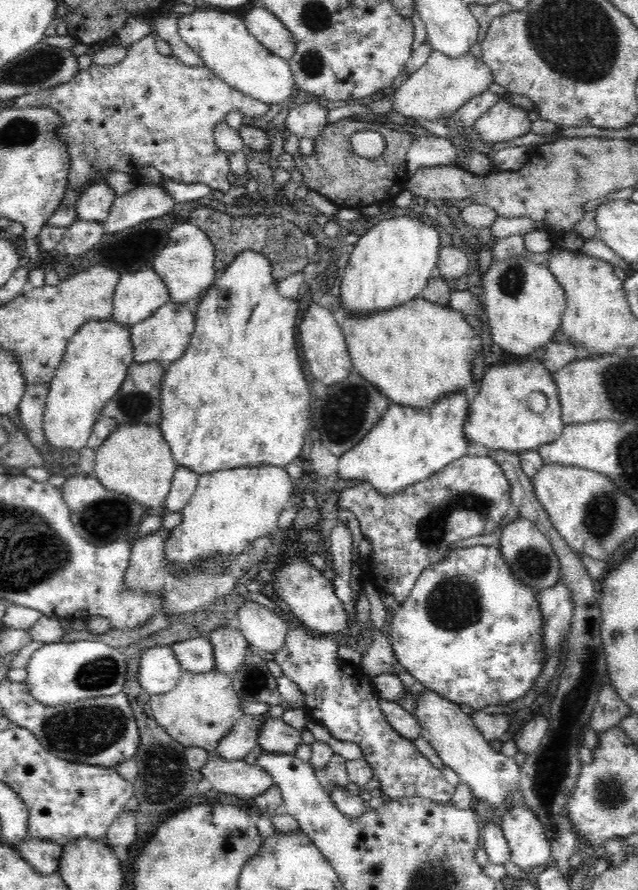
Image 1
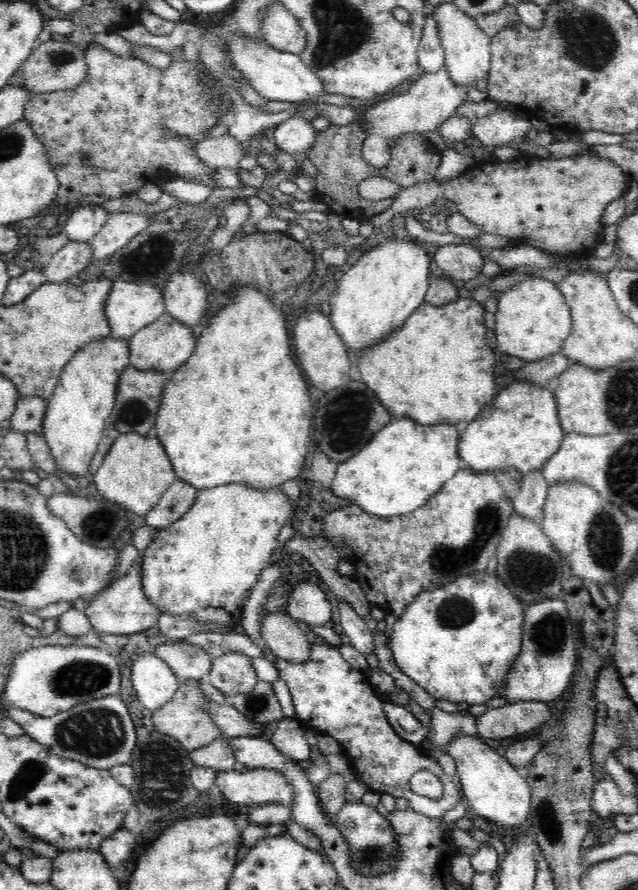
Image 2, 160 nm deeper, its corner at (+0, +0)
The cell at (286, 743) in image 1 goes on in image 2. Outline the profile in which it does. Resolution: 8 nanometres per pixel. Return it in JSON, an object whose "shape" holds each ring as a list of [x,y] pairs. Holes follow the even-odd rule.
{"shape":[[[208,701],[203,708],[212,719],[212,723],[222,731],[222,736],[237,737],[250,735],[250,737],[261,737],[266,729],[254,723],[252,719],[244,717],[231,704],[220,705],[214,701]]]}

